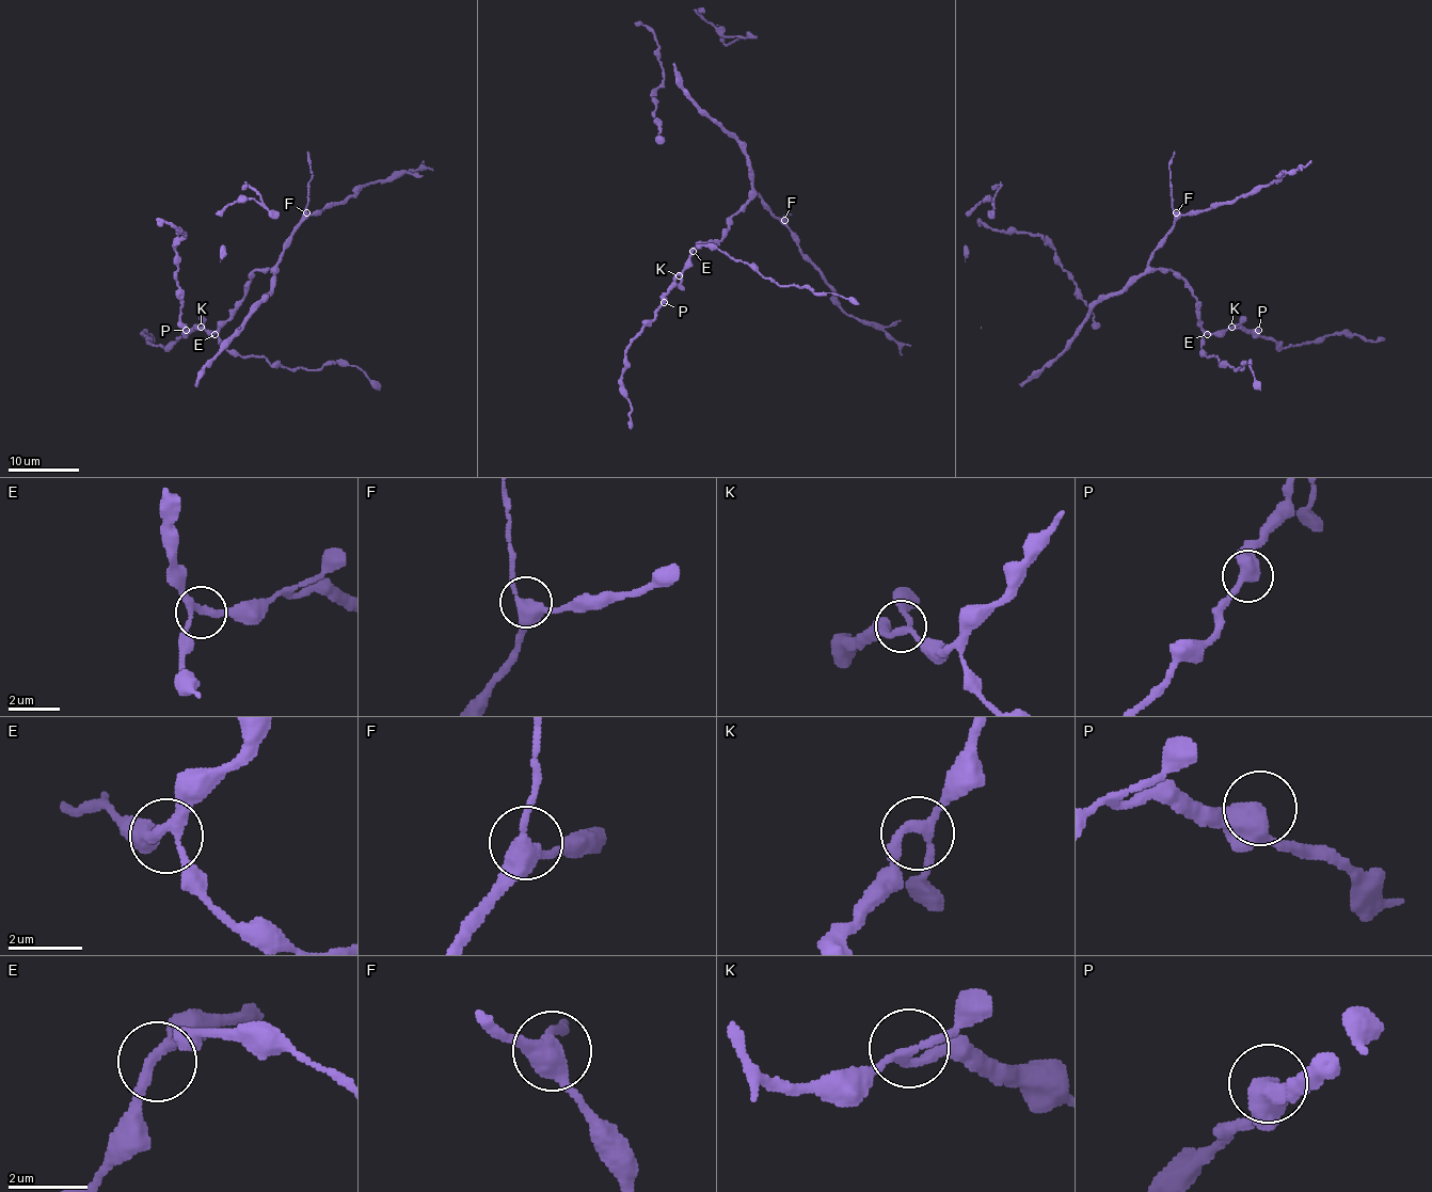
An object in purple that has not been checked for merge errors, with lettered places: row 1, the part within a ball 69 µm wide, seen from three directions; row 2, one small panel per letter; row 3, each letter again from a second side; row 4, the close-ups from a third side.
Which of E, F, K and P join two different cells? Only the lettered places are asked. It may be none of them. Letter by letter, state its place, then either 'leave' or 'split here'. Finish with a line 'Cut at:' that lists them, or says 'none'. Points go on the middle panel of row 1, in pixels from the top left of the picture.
E: (693, 251) | leave
F: (784, 220) | leave
K: (679, 275) | leave
P: (664, 302) | leave
Cut at: none

